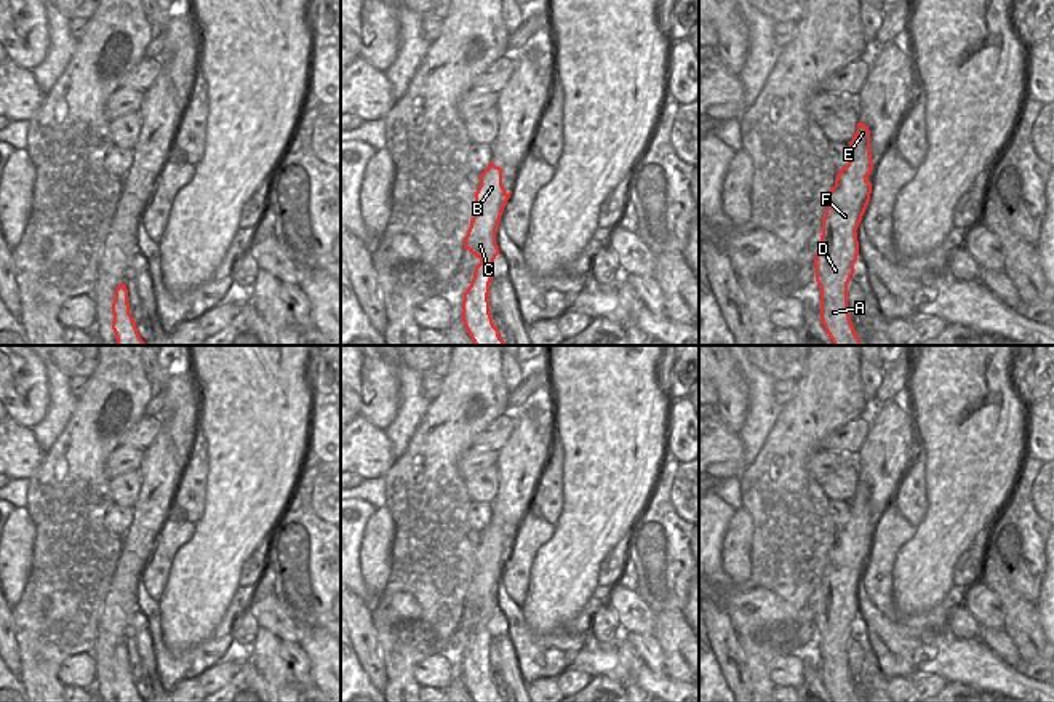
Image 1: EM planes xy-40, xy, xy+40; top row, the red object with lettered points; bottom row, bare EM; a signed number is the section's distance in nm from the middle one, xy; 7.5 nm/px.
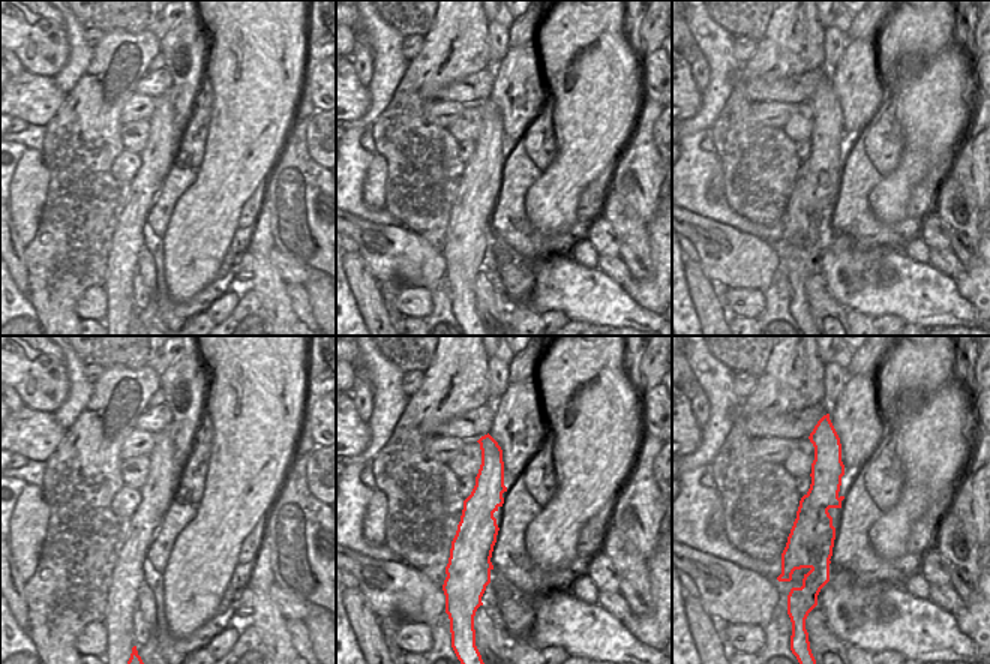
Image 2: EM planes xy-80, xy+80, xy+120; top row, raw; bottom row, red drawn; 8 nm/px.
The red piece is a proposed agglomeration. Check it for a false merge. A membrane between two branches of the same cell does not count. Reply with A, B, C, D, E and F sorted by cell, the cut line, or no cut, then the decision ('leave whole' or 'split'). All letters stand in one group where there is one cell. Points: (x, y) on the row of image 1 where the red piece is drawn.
groups A B C D E F; cut none; leave whole

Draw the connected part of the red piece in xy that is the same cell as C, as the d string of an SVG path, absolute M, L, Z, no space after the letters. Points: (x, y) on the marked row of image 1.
M491 162L480 174L473 217L464 238L464 249L480 259L462 301L462 321L475 345L505 345L493 323L488 294L499 254L496 229L510 193L502 185L502 170Z

